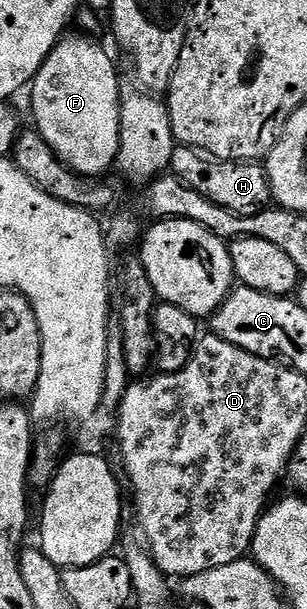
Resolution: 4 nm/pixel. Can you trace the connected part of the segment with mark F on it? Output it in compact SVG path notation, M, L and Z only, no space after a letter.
M72 34L62 37L57 47L47 56L43 68L39 68L39 72L33 77L32 125L41 133L43 140L51 144L61 163L84 178L100 179L109 169L117 166L117 154L121 151L119 124L123 83L117 79L117 66L113 63L112 56L99 43L92 42L89 36Z

